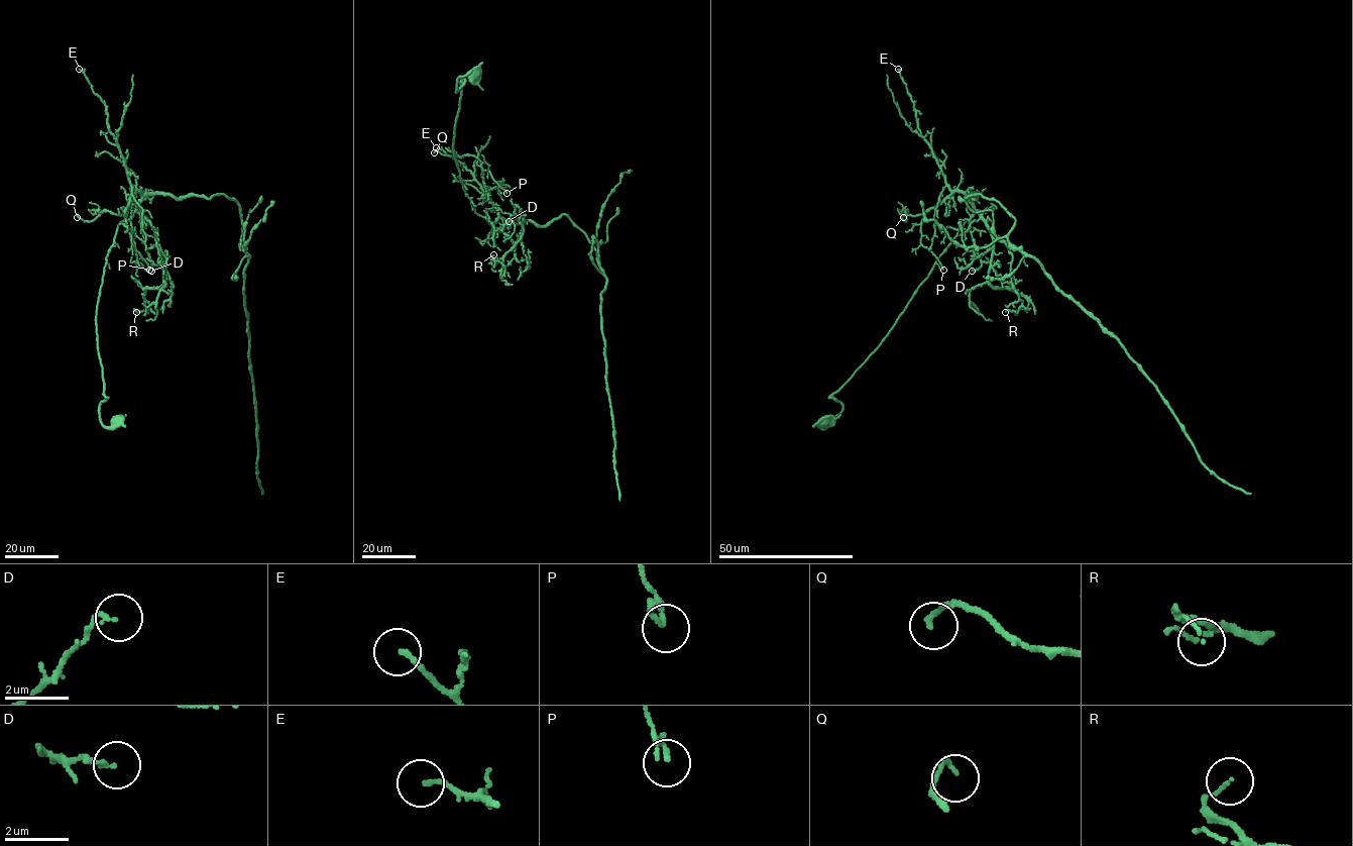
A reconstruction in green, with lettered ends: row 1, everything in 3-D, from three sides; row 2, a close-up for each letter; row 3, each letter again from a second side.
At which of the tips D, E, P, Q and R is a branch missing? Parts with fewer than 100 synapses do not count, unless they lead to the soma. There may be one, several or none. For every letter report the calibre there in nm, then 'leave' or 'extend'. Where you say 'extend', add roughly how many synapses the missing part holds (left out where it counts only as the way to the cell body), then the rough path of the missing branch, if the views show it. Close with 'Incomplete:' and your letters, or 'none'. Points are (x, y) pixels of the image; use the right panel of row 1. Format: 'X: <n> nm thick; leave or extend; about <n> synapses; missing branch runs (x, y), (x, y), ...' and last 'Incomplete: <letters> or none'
D: 120 nm thick; leave
E: 160 nm thick; leave
P: 110 nm thick; leave
Q: 150 nm thick; leave
R: 80 nm thick; leave
Incomplete: none

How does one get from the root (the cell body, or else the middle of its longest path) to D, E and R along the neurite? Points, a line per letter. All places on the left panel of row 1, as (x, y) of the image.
D: (118, 421), (106, 427), (100, 418), (107, 398), (96, 312), (121, 222), (131, 223), (137, 263), (151, 271)
E: (118, 421), (106, 427), (100, 418), (107, 398), (96, 312), (117, 226), (141, 193), (105, 103), (79, 69)
R: (118, 421), (100, 418), (96, 312), (117, 226), (134, 212), (163, 269), (136, 312)

